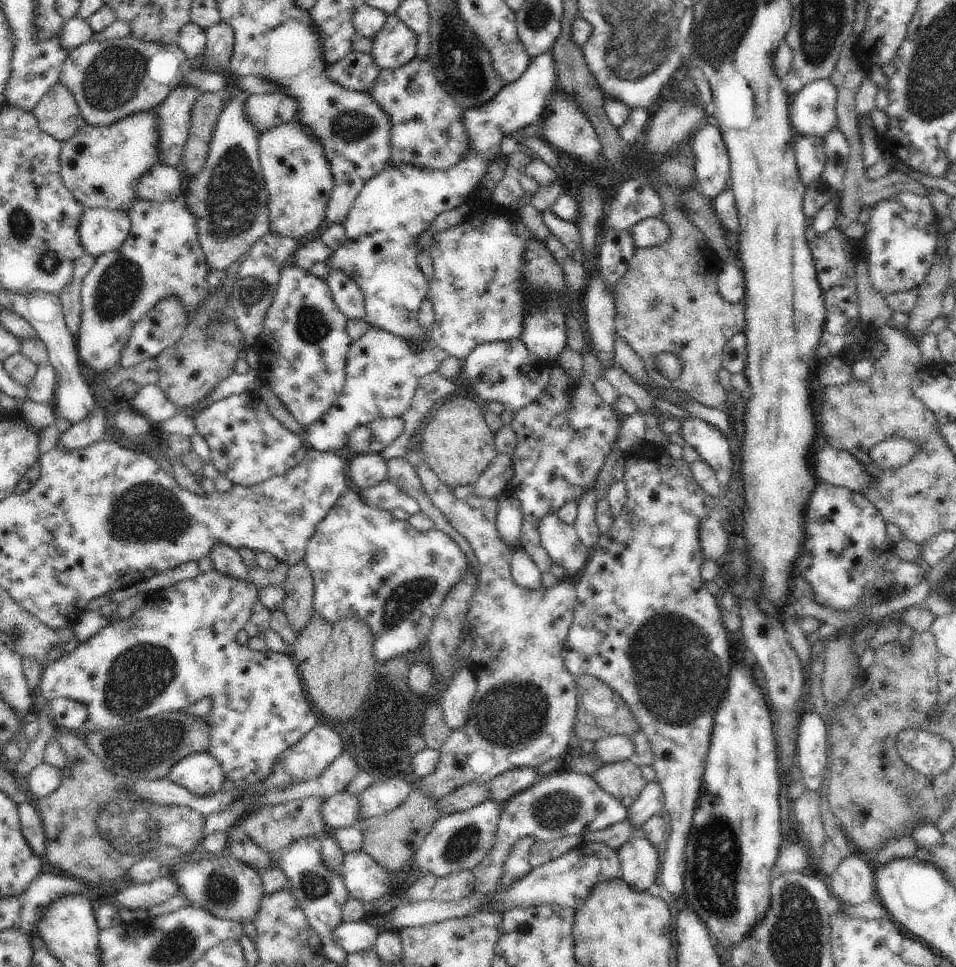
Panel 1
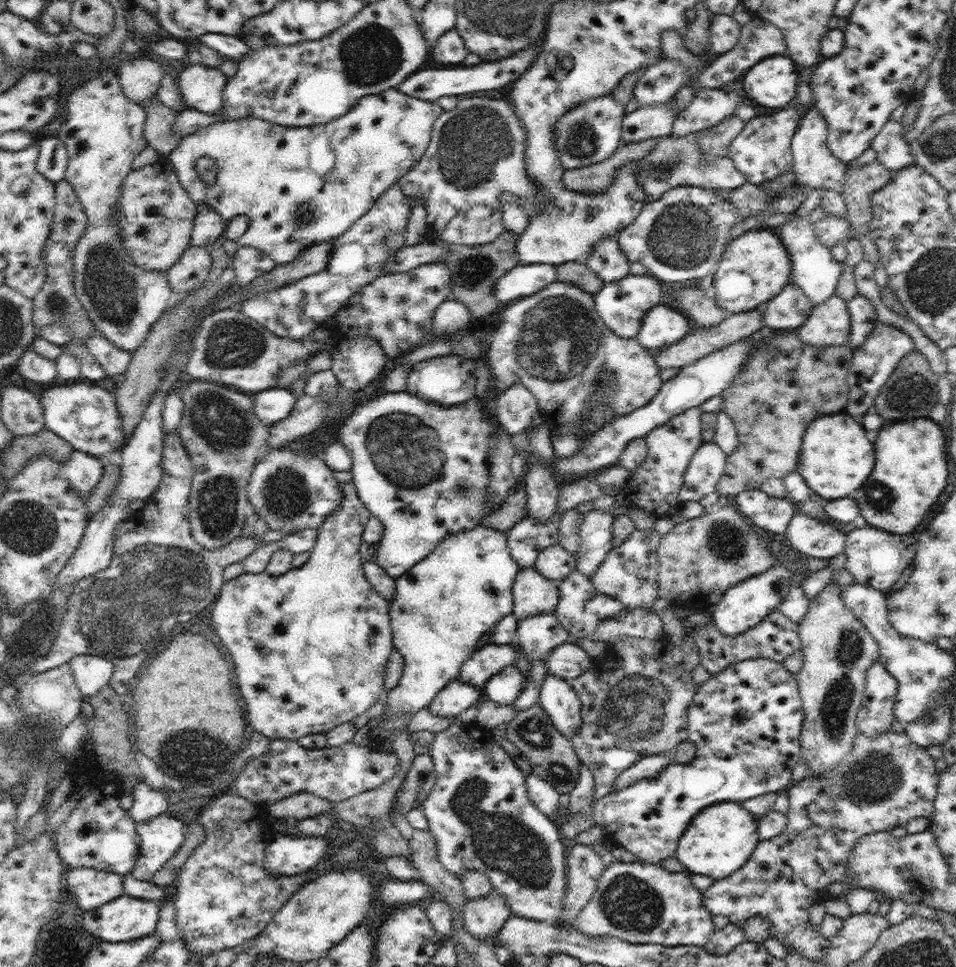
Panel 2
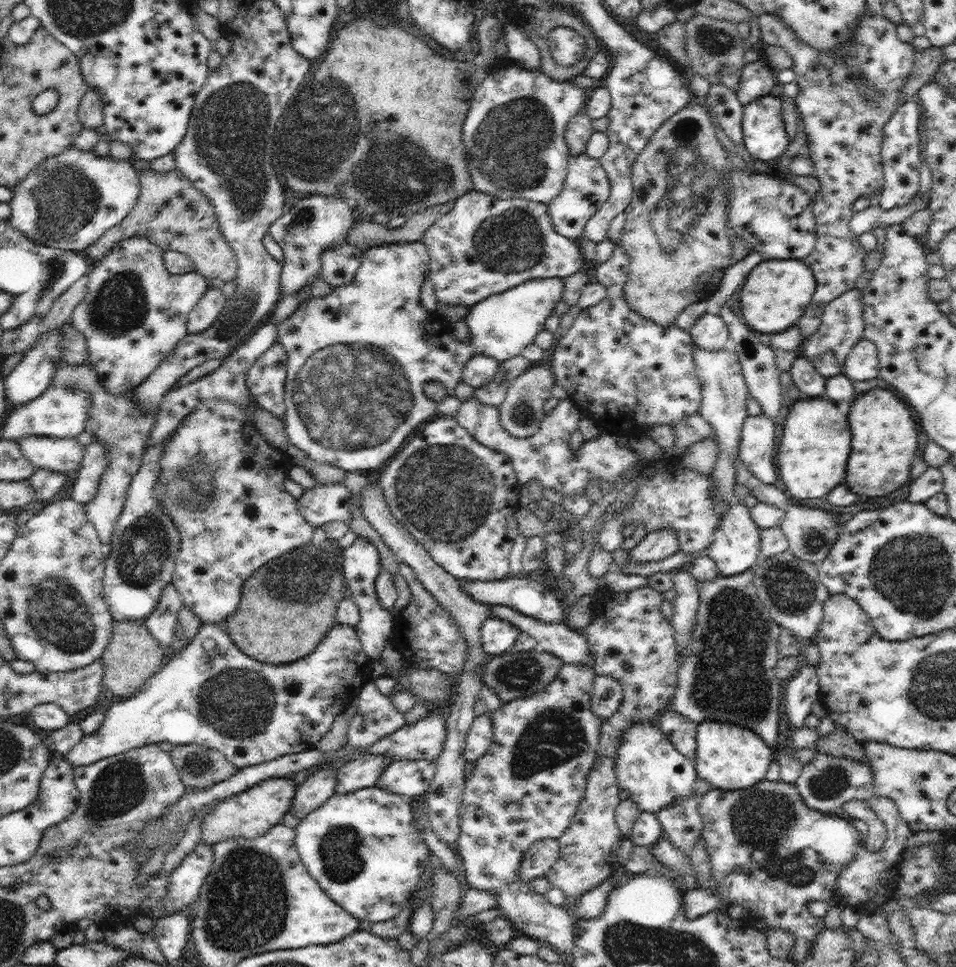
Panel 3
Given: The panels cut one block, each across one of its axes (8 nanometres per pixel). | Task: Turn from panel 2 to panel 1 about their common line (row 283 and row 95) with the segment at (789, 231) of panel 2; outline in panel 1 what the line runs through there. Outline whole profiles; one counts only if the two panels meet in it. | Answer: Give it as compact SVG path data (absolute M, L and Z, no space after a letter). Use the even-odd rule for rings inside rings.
M830 78L810 82L790 99L789 116L794 132L799 136L815 135L824 139L824 136L826 137L832 128L837 128L836 104L837 94Z

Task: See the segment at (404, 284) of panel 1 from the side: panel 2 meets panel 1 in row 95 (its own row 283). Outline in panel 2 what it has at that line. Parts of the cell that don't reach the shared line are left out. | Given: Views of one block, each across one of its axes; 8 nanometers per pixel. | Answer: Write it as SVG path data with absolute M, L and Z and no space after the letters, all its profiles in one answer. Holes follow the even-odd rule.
M550 263L518 264L495 285L494 295L499 304L506 304L516 299L527 297L546 286L553 284L557 278L556 265Z

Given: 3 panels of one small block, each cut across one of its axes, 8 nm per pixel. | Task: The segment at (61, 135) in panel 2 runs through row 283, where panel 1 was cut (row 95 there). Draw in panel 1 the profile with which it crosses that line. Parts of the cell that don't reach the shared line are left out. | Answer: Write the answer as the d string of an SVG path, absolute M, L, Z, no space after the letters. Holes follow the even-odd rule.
M132 35L104 41L96 41L92 38L69 52L59 82L72 92L86 124L109 126L129 115L160 107L172 90L181 84L185 74L188 74L193 66L193 63L185 58L182 48L176 42L143 41Z

